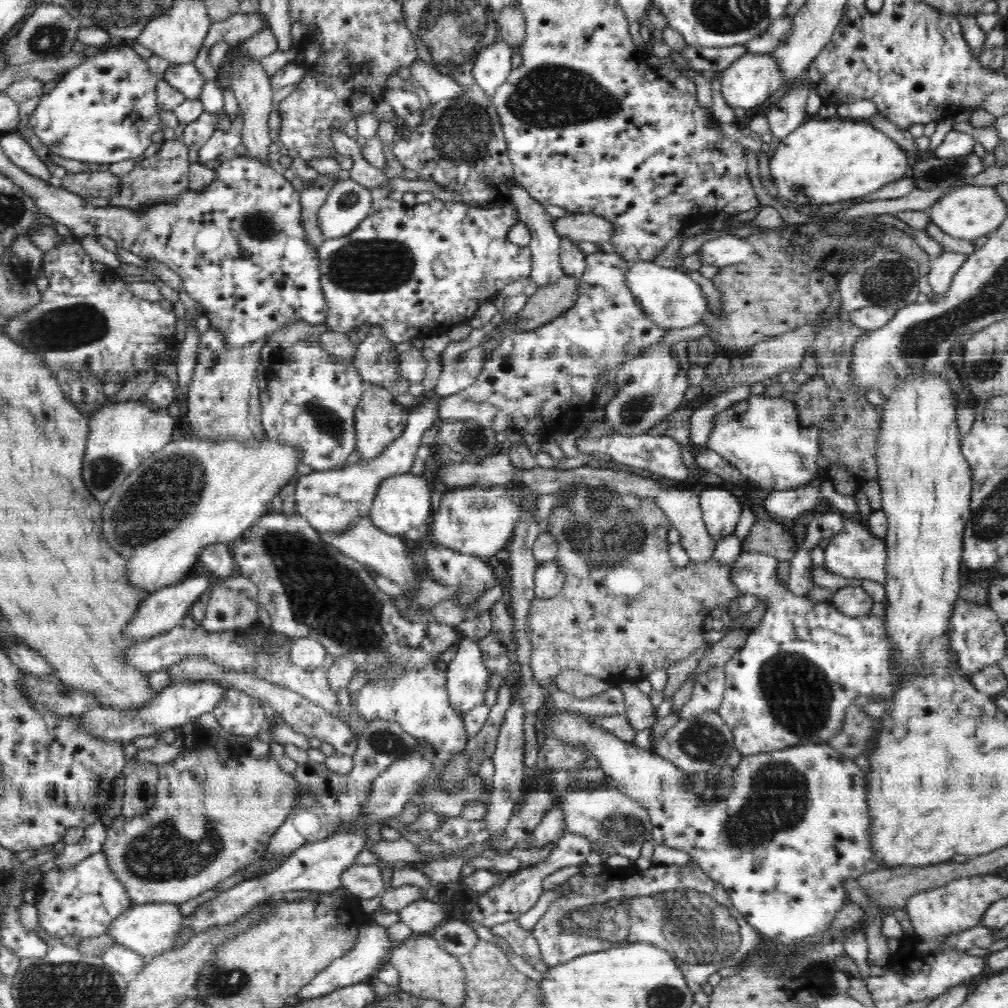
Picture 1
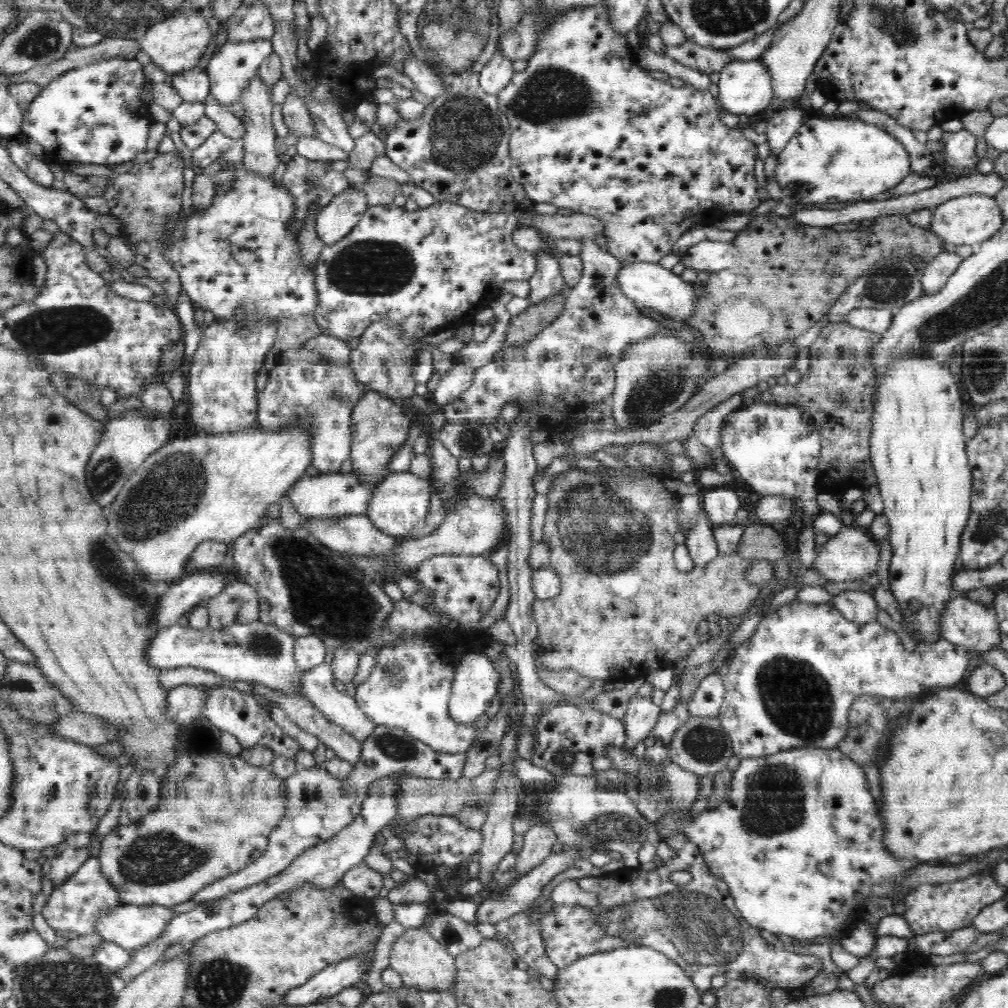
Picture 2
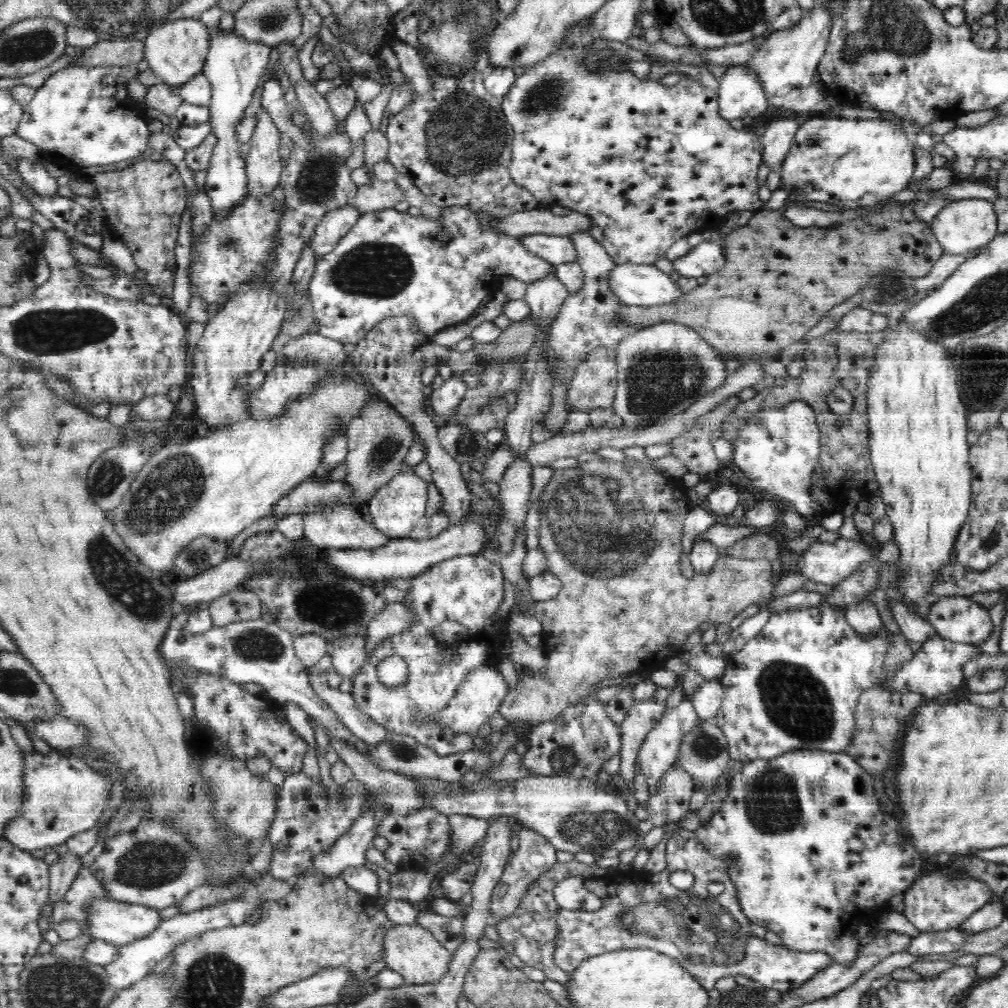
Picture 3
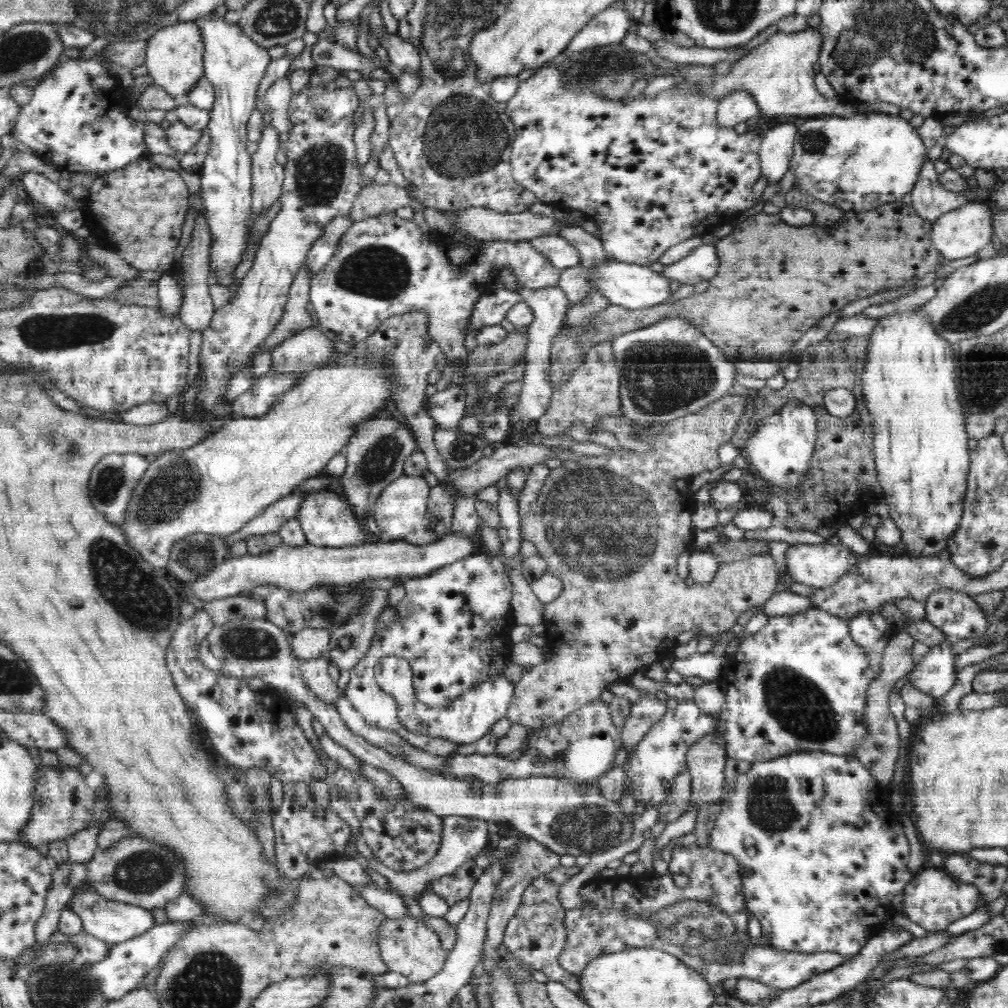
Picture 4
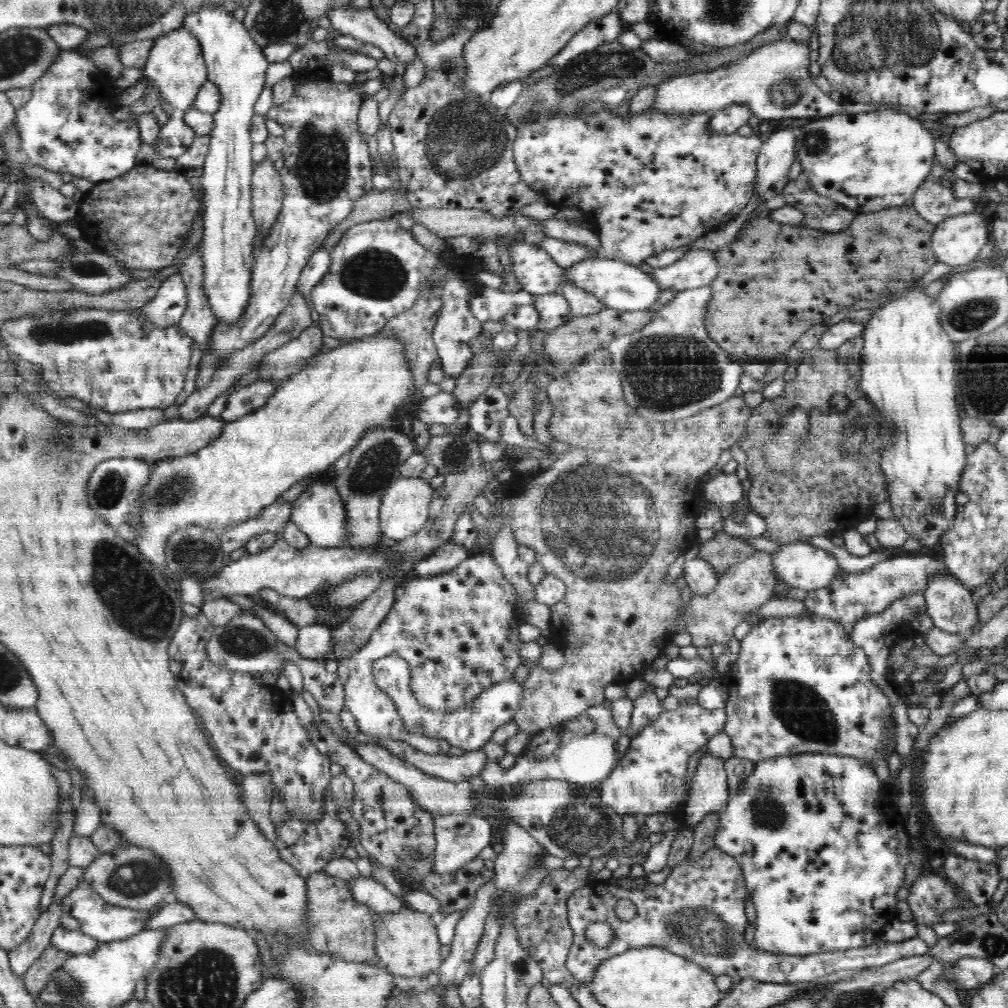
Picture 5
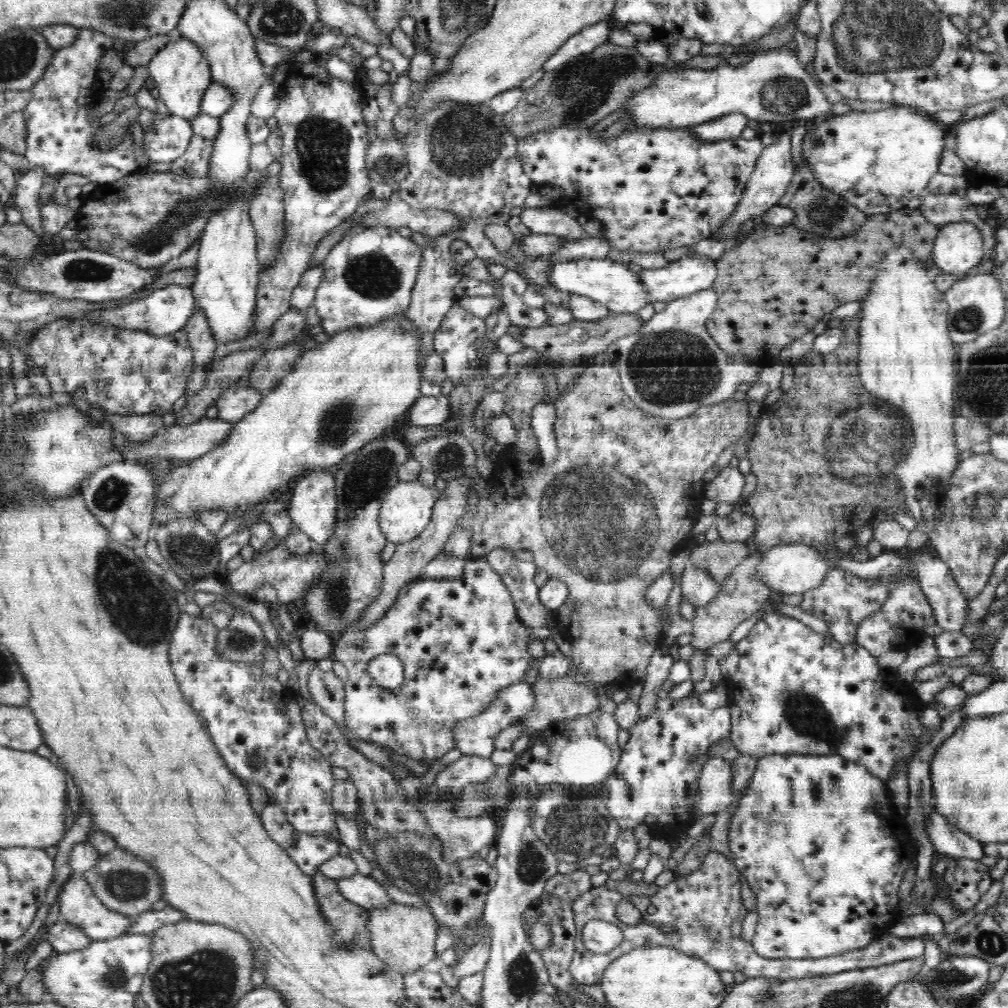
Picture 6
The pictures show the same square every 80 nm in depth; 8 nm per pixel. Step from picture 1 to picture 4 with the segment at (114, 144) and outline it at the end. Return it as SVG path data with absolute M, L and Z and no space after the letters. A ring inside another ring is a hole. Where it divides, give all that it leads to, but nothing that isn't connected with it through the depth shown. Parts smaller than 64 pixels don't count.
M66 60L33 88L32 100L21 107L12 134L31 148L32 155L55 164L64 173L94 173L102 176L123 169L148 154L144 142L144 119L135 113L134 102L128 110L112 104L106 86L120 84L119 77L102 72L97 60Z

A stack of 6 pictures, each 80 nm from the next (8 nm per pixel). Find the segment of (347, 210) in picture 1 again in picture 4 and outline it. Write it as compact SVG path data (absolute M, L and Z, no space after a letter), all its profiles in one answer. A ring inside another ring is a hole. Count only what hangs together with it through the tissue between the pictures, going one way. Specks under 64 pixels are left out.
M350 215L336 217L328 226L323 236L316 240L308 251L306 265L310 275L314 276L334 256L343 234L354 224Z

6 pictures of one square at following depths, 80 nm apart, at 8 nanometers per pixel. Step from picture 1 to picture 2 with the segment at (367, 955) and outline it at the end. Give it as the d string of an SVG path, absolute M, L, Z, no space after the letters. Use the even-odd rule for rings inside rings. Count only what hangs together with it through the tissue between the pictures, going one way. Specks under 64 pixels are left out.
M348 958L348 960L334 962L314 974L310 980L306 980L302 986L290 988L280 1004L304 1006L322 1002L330 998L330 995L351 987L363 979L365 979L364 962L360 958Z

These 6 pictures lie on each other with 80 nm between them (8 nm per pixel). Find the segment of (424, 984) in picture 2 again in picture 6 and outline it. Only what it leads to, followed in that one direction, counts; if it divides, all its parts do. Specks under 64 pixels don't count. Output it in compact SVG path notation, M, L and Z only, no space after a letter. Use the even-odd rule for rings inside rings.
M393 901L388 907L380 907L369 912L367 923L369 936L372 937L372 949L378 959L400 970L416 972L436 959L436 931L438 928L436 918L430 910L414 906L400 905Z

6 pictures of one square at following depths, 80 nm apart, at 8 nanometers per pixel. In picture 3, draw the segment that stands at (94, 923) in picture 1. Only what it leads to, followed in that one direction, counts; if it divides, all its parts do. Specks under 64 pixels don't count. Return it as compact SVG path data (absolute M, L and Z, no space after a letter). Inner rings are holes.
M82 867L76 880L72 882L62 900L56 901L52 910L52 923L60 924L65 920L78 923L83 933L86 933L86 901L108 898L108 893L102 889L102 884L92 874L92 869Z

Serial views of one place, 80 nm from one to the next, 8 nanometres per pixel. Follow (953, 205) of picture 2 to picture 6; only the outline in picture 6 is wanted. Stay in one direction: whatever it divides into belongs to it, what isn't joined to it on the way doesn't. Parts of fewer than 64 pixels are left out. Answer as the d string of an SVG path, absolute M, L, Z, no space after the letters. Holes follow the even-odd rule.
M970 221L939 226L933 242L931 265L945 274L966 275L974 272L984 256L984 238Z

